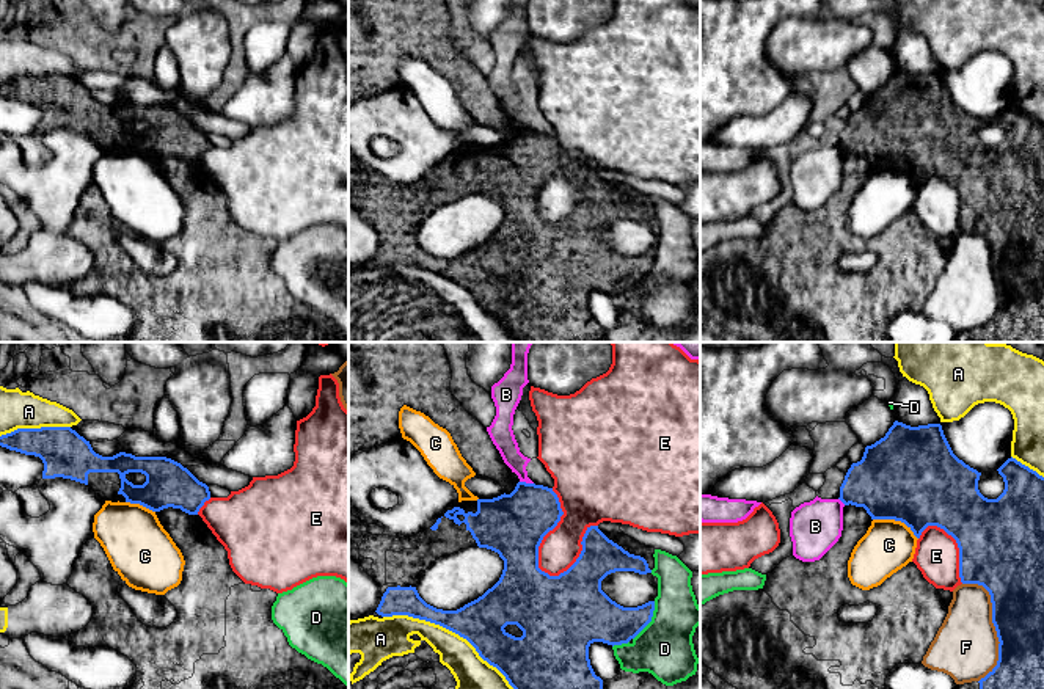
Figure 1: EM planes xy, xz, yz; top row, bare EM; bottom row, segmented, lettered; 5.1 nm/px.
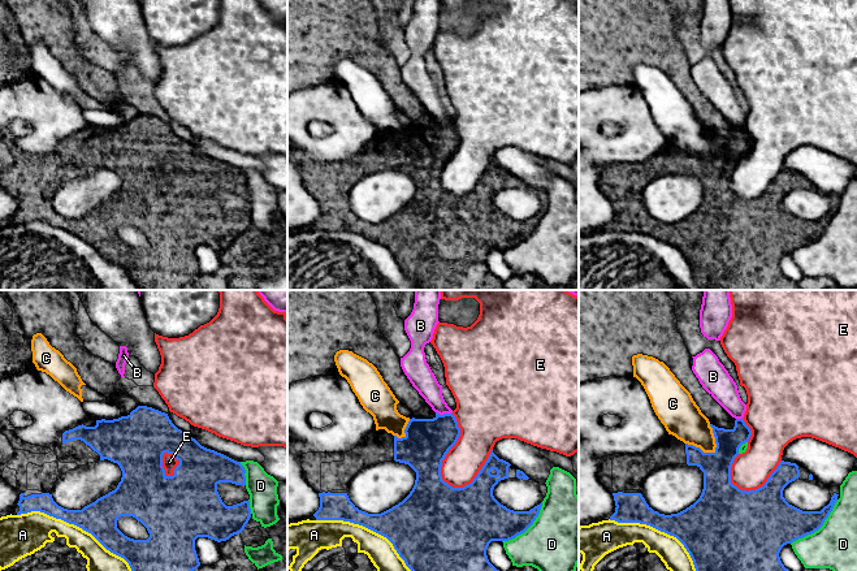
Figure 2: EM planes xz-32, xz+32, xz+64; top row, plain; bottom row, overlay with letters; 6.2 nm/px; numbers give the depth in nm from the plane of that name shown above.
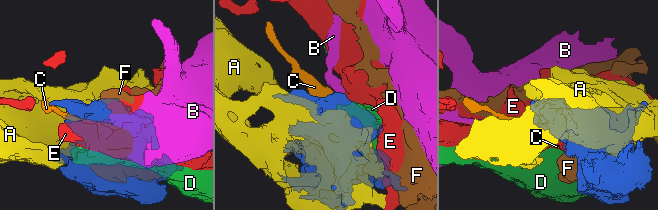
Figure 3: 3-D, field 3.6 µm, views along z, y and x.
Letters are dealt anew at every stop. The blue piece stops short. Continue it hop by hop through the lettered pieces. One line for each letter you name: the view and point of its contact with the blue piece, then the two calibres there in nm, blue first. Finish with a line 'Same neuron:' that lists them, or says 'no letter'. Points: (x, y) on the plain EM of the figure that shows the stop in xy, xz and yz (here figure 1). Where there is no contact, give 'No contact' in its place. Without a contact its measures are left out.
Same neuron: no letter

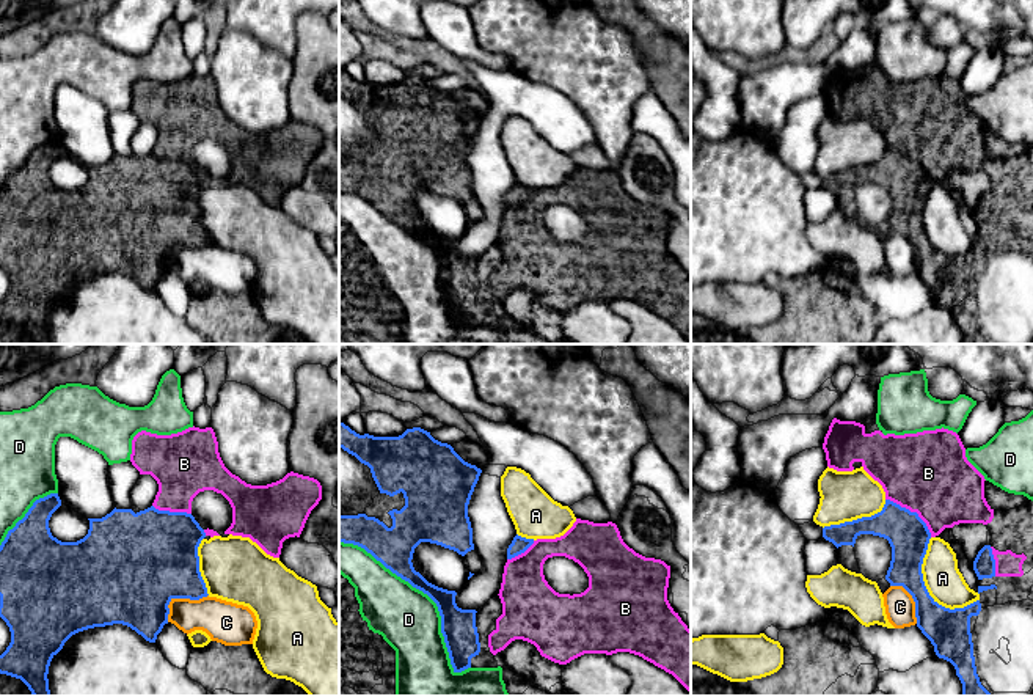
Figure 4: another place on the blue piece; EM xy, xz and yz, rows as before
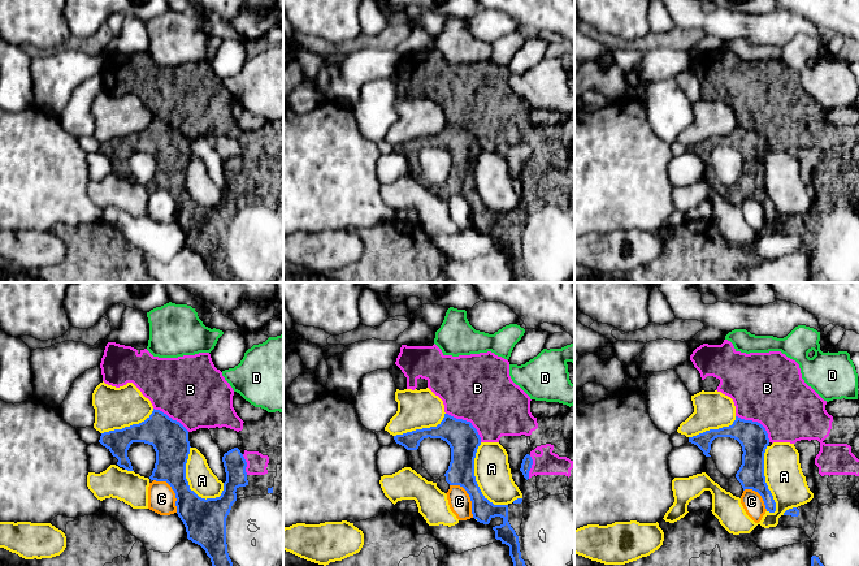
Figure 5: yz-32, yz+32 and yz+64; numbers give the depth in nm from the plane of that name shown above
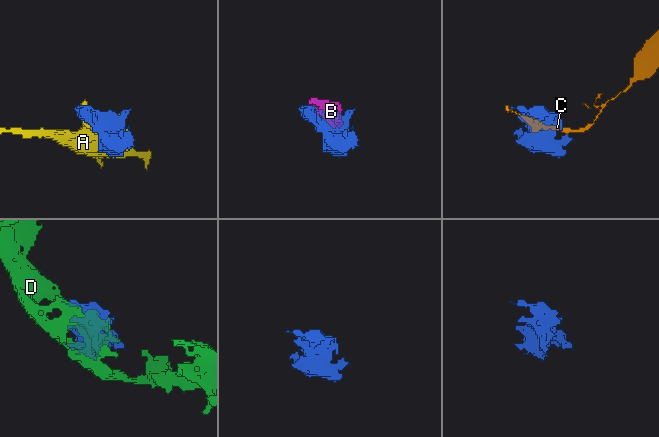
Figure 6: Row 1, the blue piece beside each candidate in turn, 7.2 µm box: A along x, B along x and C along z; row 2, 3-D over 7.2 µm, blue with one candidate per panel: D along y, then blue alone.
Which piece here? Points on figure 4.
B: Touches blue at yz (912, 161). Thickness 220 nm (blue) against 420 nm
Same neuron: B

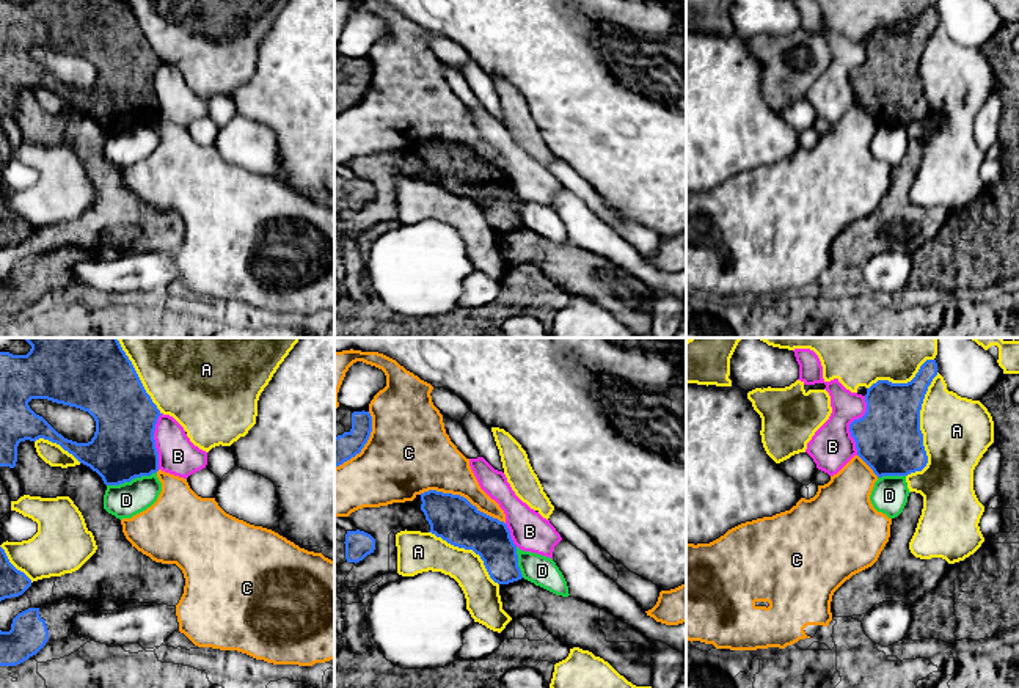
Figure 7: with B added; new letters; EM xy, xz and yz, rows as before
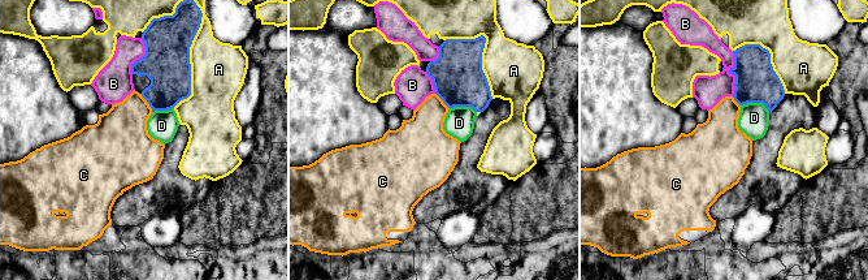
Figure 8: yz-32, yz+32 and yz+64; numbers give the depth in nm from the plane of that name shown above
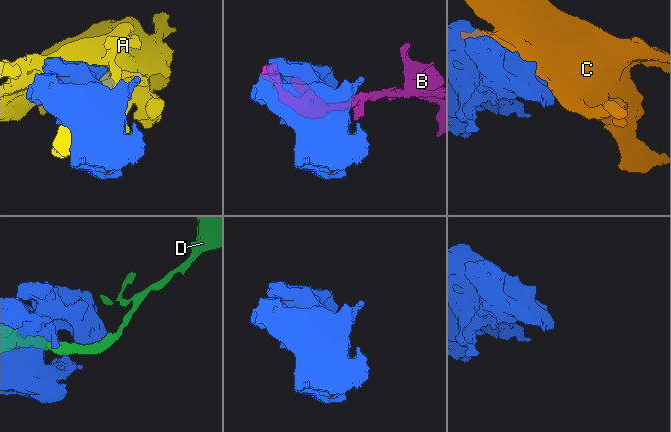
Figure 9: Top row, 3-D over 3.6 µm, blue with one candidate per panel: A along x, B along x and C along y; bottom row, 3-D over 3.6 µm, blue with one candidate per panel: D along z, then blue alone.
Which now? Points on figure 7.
Same neuron: no letter

